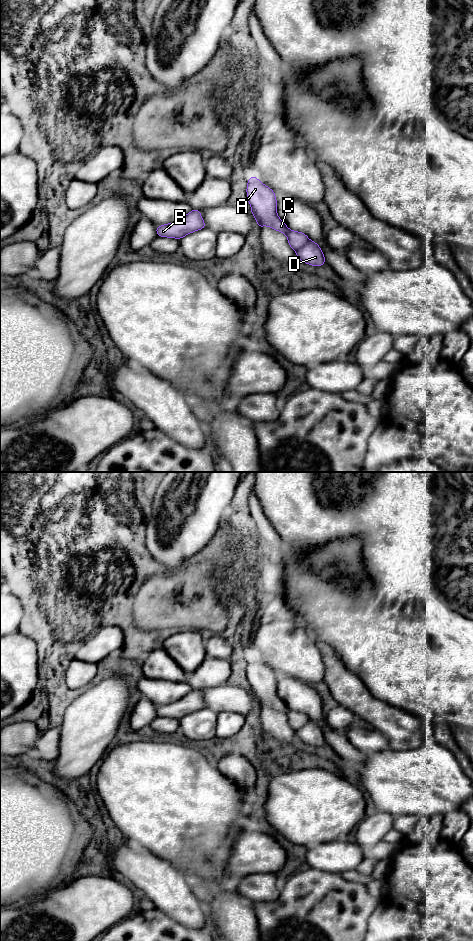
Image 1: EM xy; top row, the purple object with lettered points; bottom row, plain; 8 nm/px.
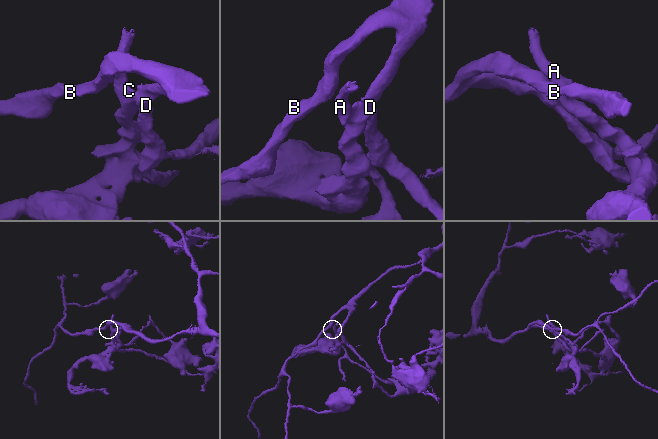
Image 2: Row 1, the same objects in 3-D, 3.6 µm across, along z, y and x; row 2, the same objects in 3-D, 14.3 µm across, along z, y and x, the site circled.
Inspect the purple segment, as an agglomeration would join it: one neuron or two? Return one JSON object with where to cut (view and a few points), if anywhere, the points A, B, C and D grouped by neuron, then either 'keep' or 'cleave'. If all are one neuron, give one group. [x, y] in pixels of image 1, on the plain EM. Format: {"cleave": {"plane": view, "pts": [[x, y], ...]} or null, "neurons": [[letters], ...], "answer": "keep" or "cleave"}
{"cleave": null, "neurons": [["A", "B", "C", "D"]], "answer": "keep"}

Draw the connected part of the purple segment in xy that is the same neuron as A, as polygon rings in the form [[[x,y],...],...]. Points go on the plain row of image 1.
[[[251,655],[246,672],[251,693],[255,697],[259,708],[269,706],[273,710],[285,714],[289,726],[296,731],[296,737],[302,742],[319,747],[326,743],[325,736],[316,722],[311,721],[305,713],[290,710],[278,697],[277,680],[272,669]]]

